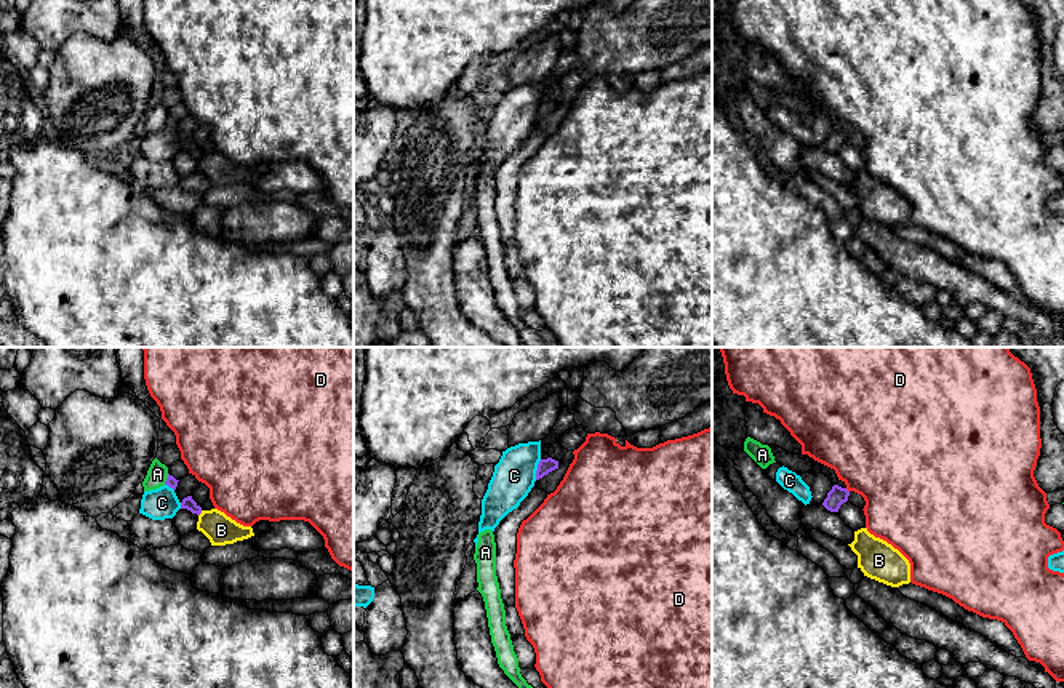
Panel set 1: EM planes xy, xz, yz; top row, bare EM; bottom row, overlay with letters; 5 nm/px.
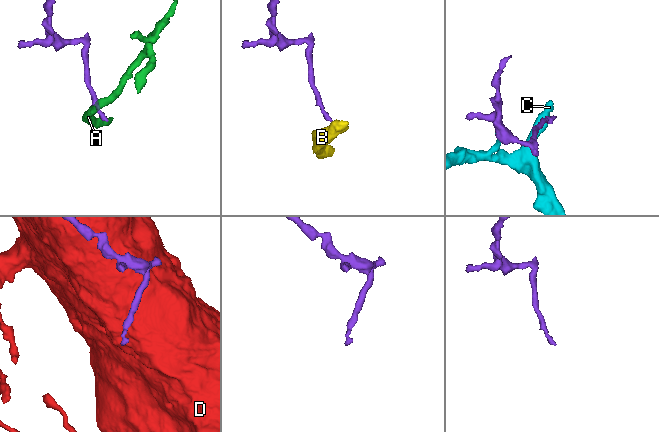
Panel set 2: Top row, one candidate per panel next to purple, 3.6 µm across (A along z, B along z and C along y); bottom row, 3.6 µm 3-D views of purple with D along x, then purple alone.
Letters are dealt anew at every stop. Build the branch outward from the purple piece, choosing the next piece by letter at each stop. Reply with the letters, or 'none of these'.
none of these

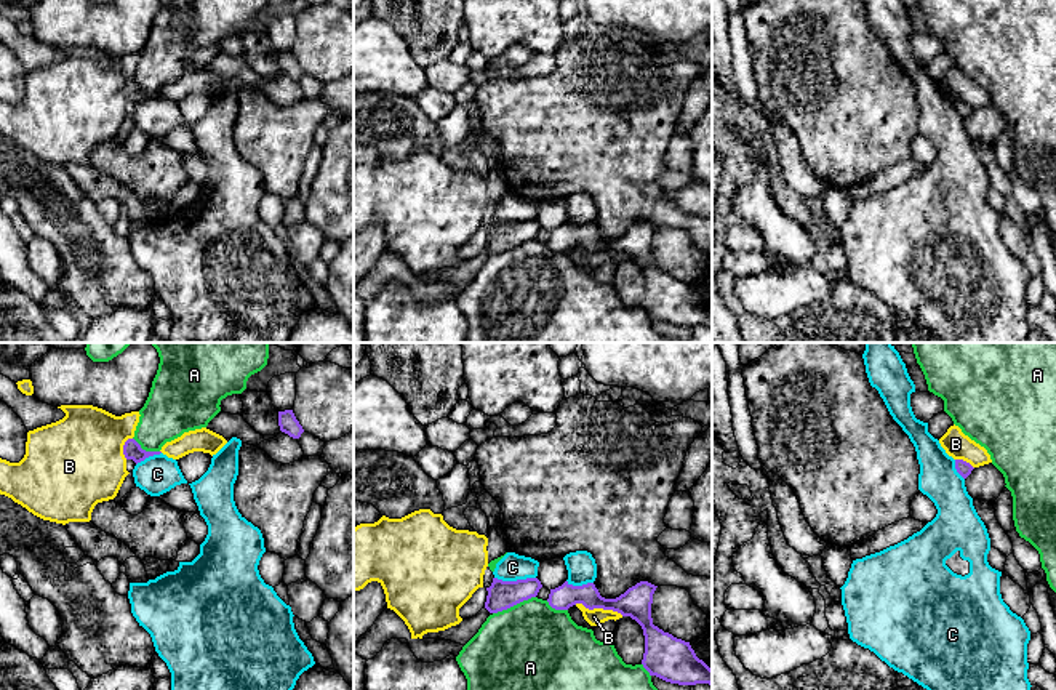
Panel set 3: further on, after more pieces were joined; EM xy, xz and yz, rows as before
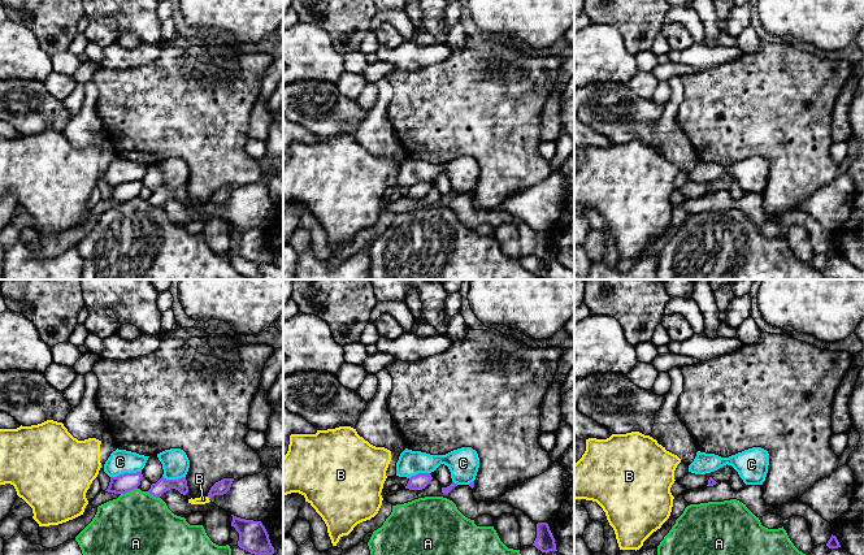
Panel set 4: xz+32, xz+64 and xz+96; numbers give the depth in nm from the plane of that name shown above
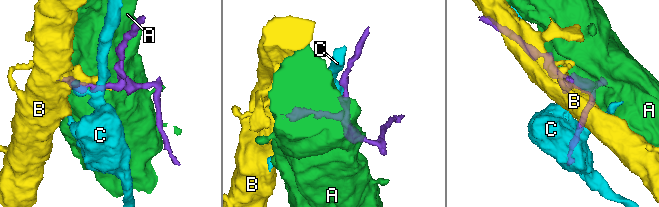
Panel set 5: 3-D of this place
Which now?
none of these

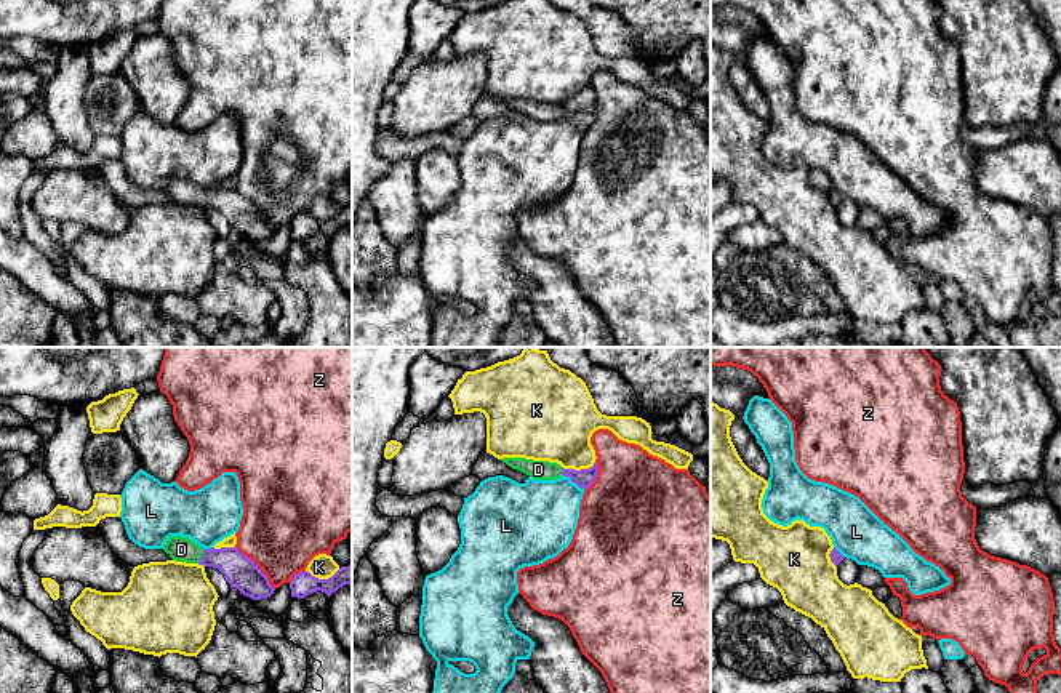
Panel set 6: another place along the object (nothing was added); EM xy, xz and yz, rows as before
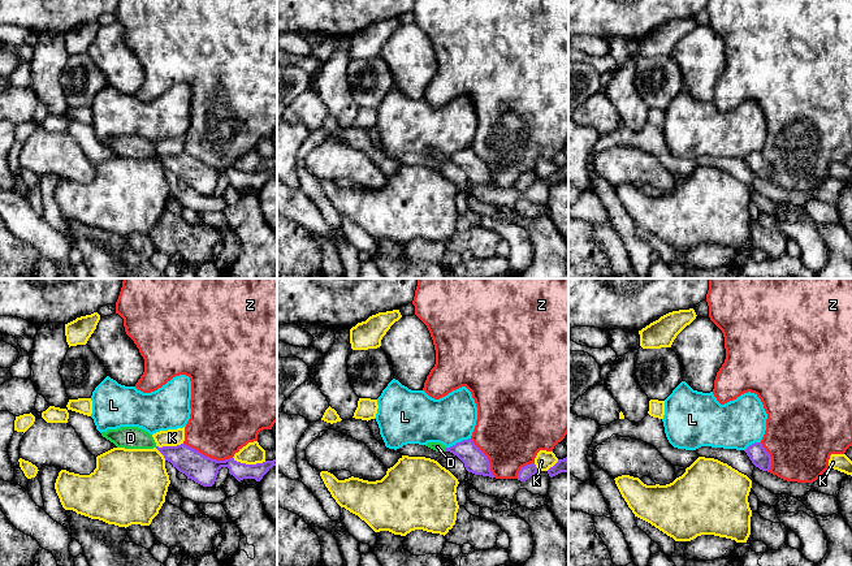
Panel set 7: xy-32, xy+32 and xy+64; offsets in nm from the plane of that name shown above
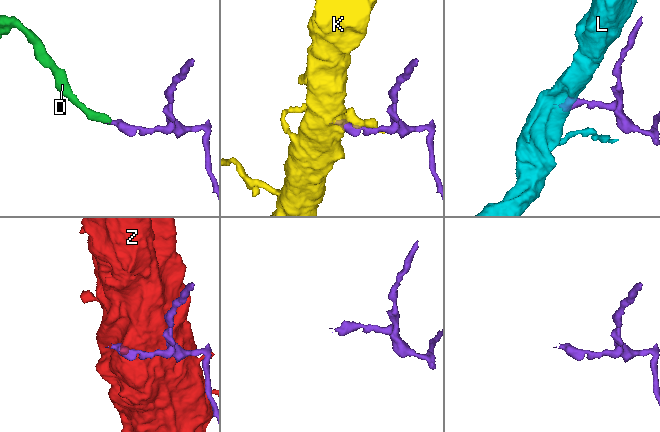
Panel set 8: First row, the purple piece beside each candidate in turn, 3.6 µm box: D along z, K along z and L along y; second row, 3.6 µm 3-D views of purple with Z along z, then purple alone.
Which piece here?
D

